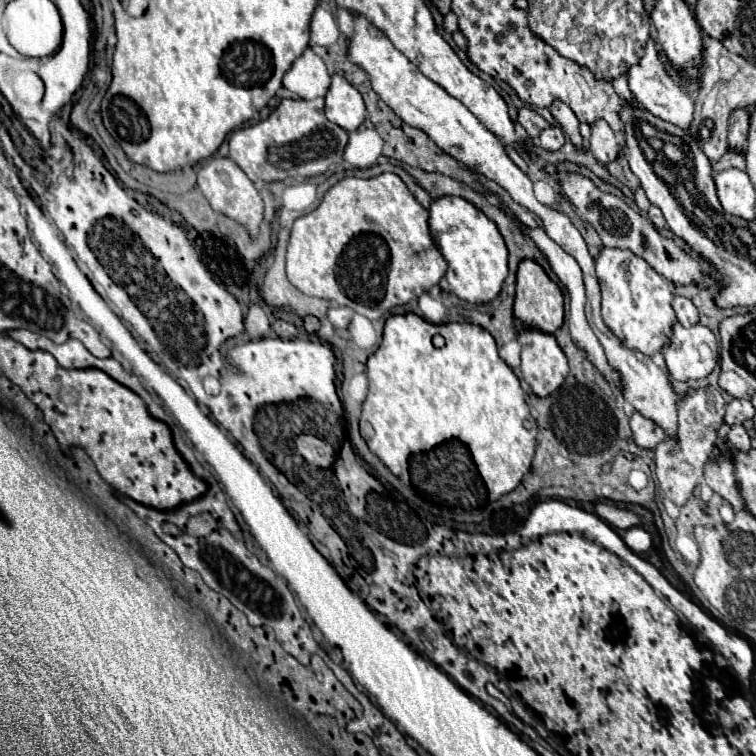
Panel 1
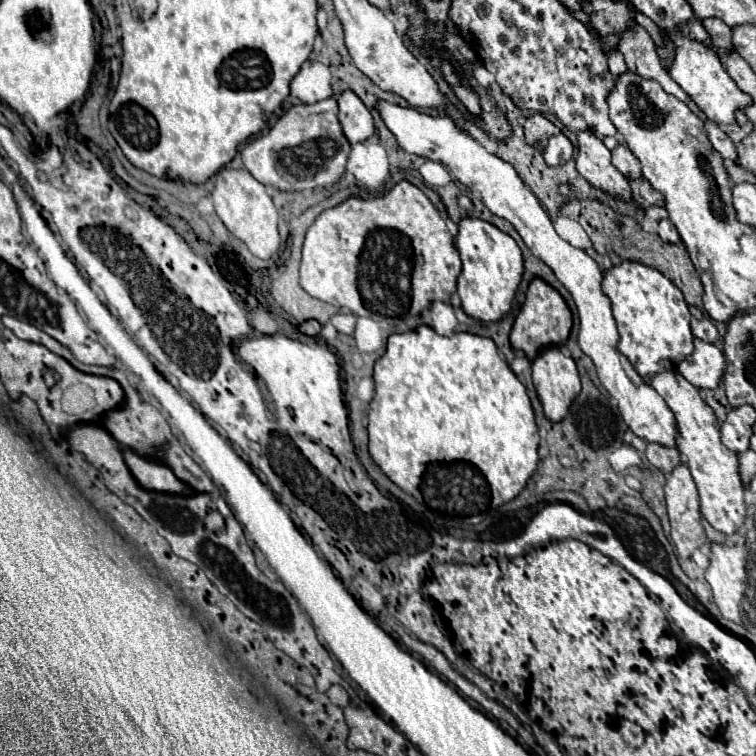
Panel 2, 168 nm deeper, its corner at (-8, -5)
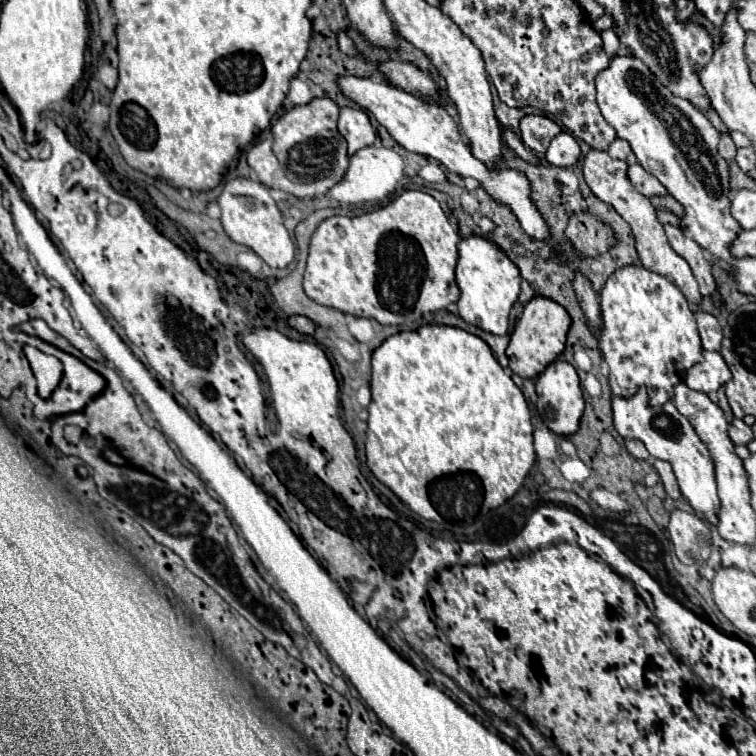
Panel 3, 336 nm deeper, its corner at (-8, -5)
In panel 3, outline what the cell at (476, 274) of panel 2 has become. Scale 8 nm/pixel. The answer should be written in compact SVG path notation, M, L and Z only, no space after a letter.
M470 236L458 244L458 266L456 266L456 282L460 286L458 310L460 318L468 324L474 324L490 334L506 334L508 332L508 314L514 302L520 296L520 272L508 260L508 256L498 250L490 240L482 236Z

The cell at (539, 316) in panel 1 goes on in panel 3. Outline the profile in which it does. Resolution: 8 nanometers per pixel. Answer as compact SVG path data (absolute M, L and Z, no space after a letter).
M536 296L524 306L524 314L514 326L514 332L510 336L510 344L506 350L506 356L510 360L510 370L518 374L520 378L536 378L546 366L554 360L558 360L566 346L566 332L570 328L570 316L558 302Z

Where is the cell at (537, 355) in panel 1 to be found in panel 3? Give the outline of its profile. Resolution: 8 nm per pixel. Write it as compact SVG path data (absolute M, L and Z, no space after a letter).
M564 360L552 362L538 378L536 378L536 394L538 394L538 412L542 422L556 432L558 436L570 436L578 430L580 418L584 412L584 398L580 388L580 378L576 374L576 368Z

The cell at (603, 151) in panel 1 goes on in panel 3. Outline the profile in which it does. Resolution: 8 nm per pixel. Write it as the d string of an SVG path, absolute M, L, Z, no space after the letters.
M630 164L628 168L628 178L632 182L632 186L644 194L646 198L652 198L652 196L666 196L668 190L660 184L660 180L656 176L652 176L650 172L646 172L640 164Z

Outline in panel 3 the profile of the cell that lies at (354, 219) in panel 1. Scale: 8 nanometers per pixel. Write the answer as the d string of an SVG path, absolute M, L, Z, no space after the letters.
M408 190L394 202L370 214L324 220L310 240L310 254L304 272L304 292L310 300L344 314L376 320L384 326L406 326L418 322L428 312L444 310L460 298L454 268L458 260L460 234L450 226L440 204L422 190Z

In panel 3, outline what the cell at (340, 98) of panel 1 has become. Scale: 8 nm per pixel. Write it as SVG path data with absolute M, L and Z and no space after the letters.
M342 108L340 110L338 132L348 142L348 156L356 154L360 148L370 146L376 140L376 130L372 128L368 114L358 108Z

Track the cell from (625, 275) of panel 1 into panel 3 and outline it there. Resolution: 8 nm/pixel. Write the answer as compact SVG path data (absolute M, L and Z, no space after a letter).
M642 266L616 270L600 292L602 326L598 348L610 366L608 386L614 396L632 398L638 388L648 390L648 406L664 406L674 398L674 386L684 382L690 366L702 360L694 312L684 294L664 276Z

